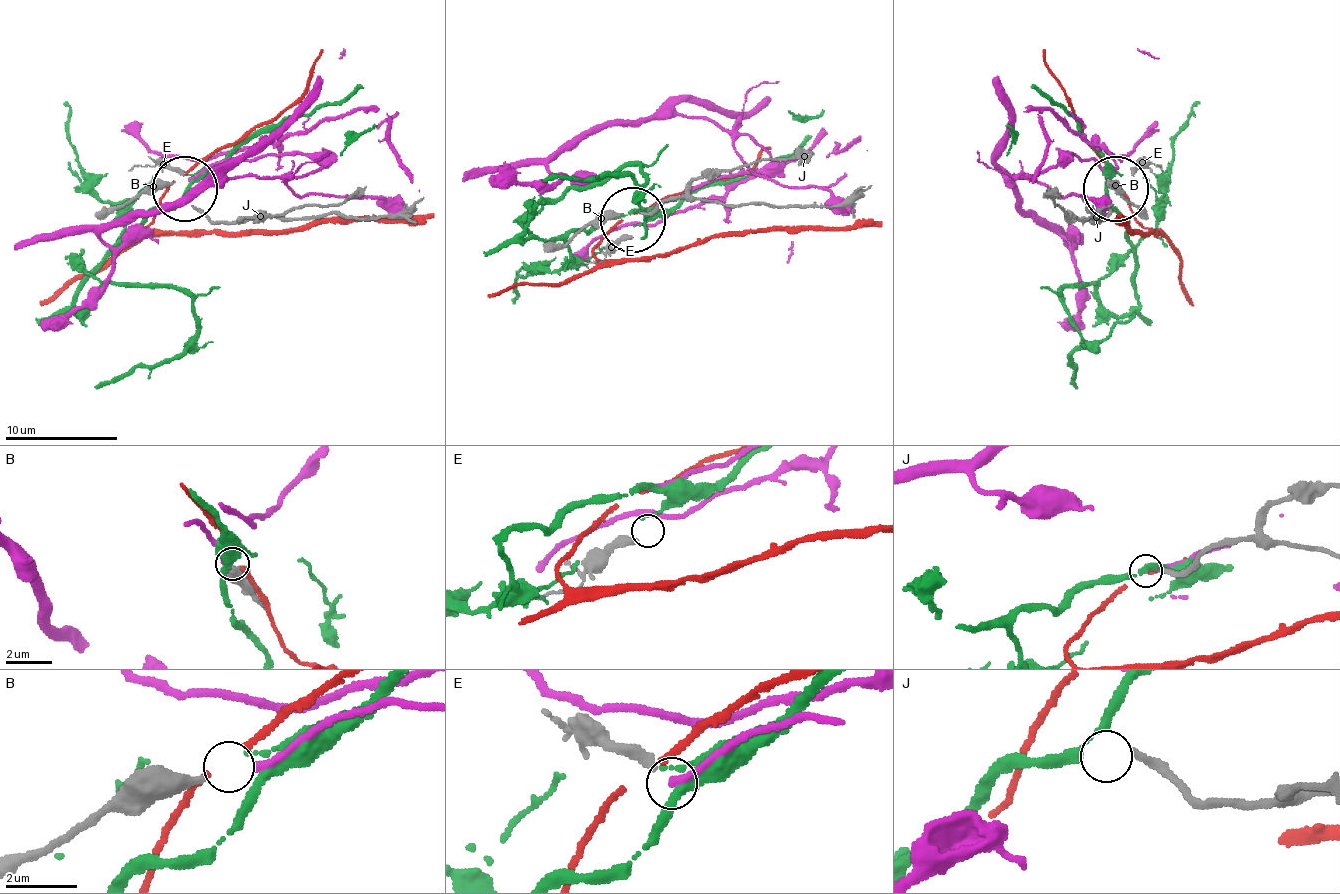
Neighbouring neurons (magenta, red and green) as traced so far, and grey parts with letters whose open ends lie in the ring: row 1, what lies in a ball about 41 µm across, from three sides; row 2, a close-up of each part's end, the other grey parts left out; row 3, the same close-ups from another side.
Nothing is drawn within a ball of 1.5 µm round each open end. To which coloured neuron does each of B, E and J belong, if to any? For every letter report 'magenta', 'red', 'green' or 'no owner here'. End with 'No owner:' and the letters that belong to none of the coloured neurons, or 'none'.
B: magenta
E: no owner here
J: green
No owner: E

